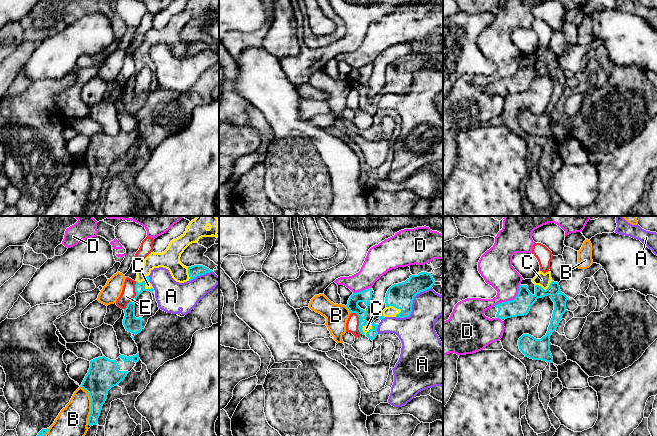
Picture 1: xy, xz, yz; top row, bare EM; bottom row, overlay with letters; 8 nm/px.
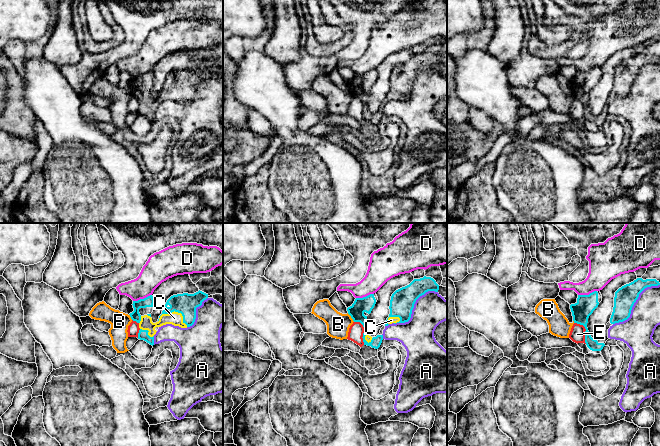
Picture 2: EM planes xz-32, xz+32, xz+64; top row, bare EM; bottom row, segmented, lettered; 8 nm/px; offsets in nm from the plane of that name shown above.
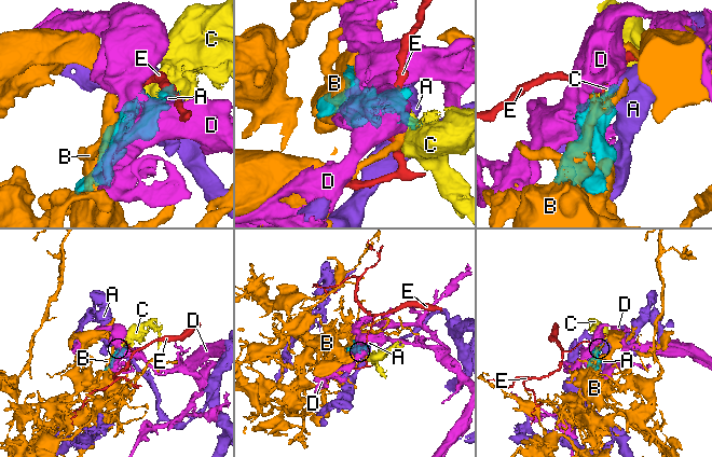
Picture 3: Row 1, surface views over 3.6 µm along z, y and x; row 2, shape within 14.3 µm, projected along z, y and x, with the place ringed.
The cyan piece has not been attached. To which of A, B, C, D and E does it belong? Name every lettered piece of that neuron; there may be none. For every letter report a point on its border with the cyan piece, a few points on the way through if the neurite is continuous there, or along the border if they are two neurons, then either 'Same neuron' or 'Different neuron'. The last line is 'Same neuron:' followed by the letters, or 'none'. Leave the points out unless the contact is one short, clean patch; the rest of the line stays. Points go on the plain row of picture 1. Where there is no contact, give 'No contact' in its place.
A: Touches cyan at xz (411, 81). Different neuron
B: Touches cyan at xy (91, 181). Different neuron
C: Touches cyan at xz (394, 82). Same neuron
D: Touches cyan at yz (511, 76). Different neuron
E: Touches cyan at xy (135, 72). Boundary: xy (136, 58), (135, 72), (124, 85). Different neuron
Same neuron: C

